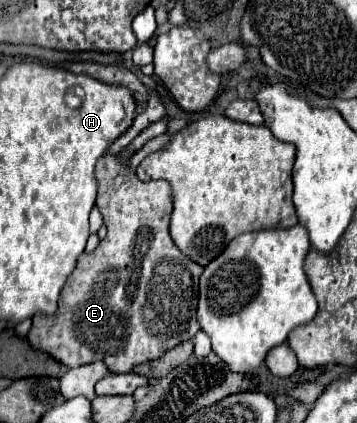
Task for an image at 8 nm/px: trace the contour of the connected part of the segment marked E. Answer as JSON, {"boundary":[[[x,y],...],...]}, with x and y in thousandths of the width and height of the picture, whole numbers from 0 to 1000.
{"boundary":[[[339,362],[289,366],[272,381],[266,414],[277,423],[272,489],[300,532],[300,560],[261,598],[232,598],[221,608],[216,631],[171,693],[160,740],[148,749],[98,745],[76,801],[92,825],[143,839],[182,868],[289,853],[311,882],[361,882],[378,863],[445,849],[462,830],[535,801],[557,783],[546,735],[569,631],[518,608],[473,556],[485,452],[468,428],[395,428],[367,400],[361,376],[339,376]]]}

